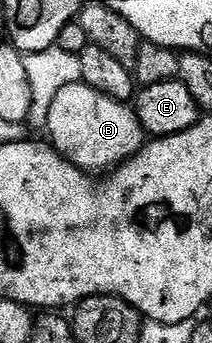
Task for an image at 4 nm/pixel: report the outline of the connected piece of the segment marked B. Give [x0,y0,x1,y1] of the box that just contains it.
[46,81,144,172]

